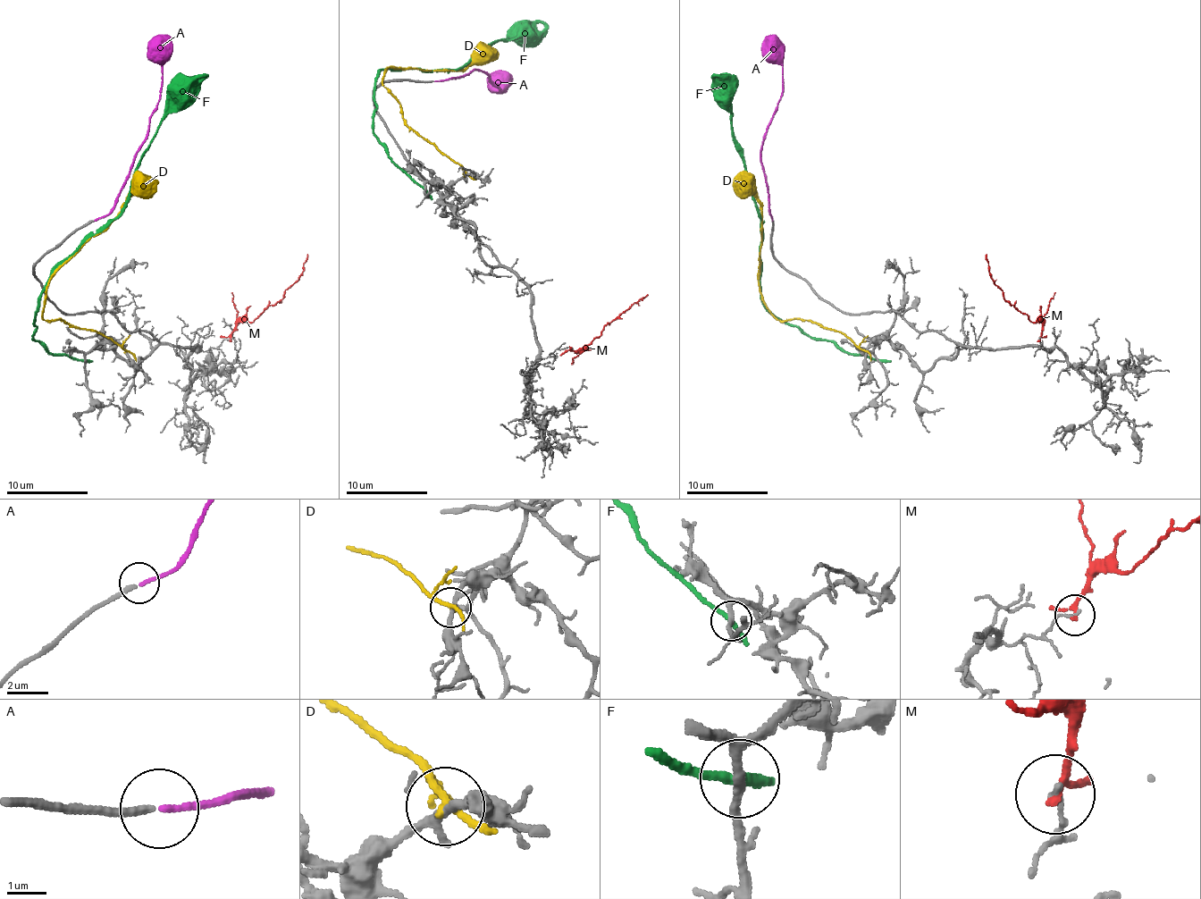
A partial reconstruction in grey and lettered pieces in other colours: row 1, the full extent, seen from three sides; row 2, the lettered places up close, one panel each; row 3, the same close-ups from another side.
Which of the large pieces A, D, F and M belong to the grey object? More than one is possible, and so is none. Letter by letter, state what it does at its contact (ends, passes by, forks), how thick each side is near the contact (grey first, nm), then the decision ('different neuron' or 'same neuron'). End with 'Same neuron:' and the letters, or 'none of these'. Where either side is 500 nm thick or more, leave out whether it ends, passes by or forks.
A: it ends; calibres 200 and 160 nm; same neuron
D: it passes by; calibres 180 and 180 nm; different neuron
F: it passes by; calibres 200 and 240 nm; different neuron
M: it passes by; calibres 110 and 160 nm; different neuron
Same neuron: A

